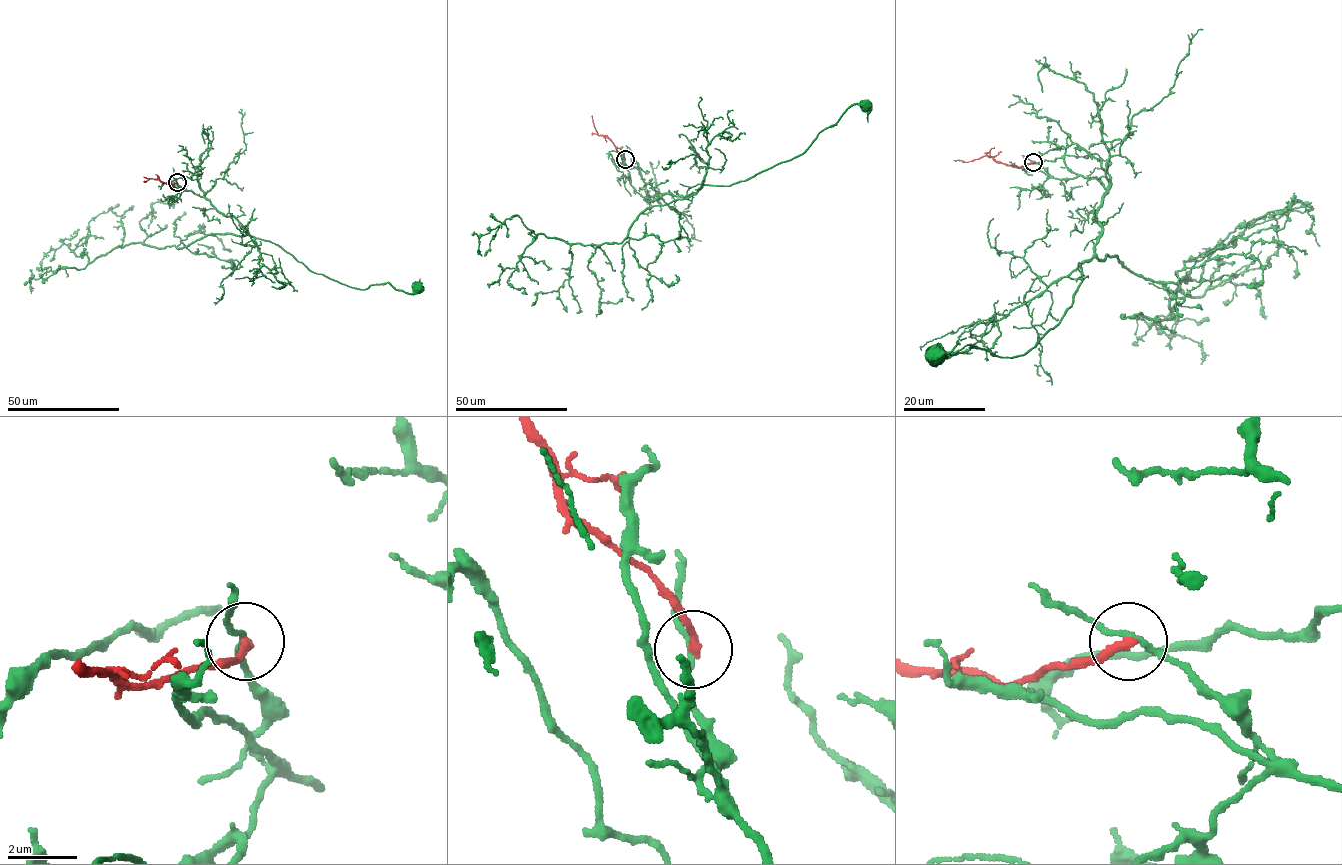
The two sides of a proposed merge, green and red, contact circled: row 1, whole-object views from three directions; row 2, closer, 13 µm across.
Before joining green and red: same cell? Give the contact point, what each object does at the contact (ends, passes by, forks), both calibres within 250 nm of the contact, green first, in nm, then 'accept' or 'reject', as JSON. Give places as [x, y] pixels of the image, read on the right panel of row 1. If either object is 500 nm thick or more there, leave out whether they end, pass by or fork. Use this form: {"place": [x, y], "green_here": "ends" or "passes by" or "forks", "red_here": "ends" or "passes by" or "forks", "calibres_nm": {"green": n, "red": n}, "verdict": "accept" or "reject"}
{"place": [1033, 162], "green_here": "passes by", "red_here": "ends", "calibres_nm": {"green": 150, "red": 220}, "verdict": "reject"}

